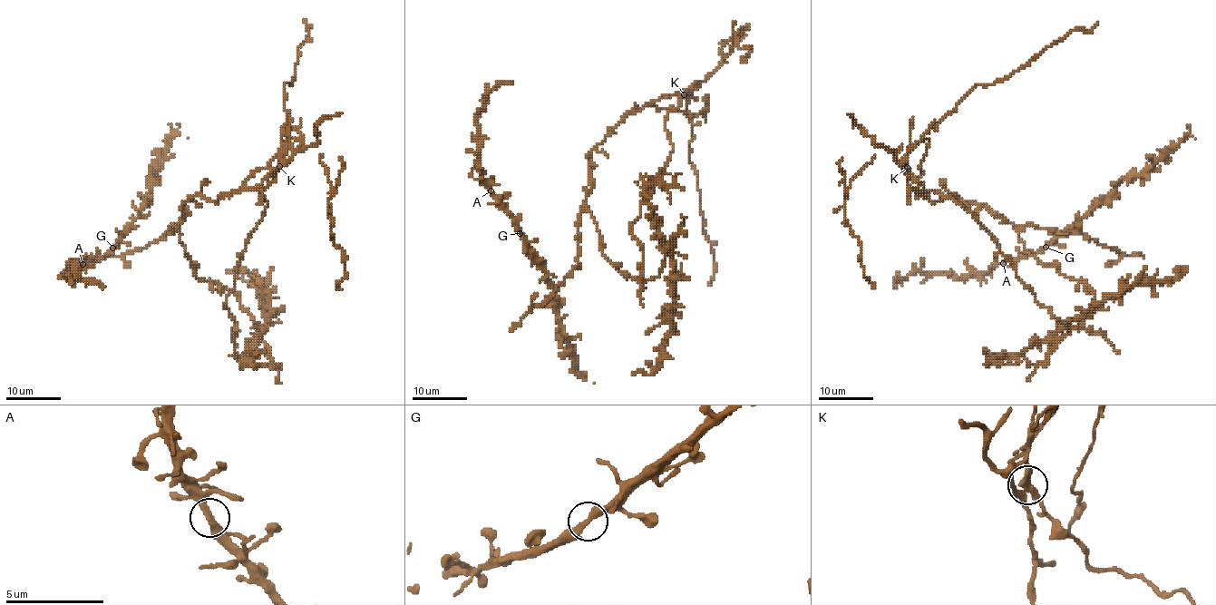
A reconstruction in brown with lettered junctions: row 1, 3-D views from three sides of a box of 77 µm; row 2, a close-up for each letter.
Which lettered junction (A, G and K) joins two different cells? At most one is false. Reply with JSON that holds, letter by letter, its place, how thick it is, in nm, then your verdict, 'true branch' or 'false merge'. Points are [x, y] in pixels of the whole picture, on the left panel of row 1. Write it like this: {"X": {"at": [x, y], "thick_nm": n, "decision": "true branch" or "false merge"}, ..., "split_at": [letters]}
{"A": {"at": [82, 264], "thick_nm": 360, "decision": "true branch"}, "G": {"at": [112, 248], "thick_nm": 360, "decision": "true branch"}, "K": {"at": [279, 166], "thick_nm": 380, "decision": "false merge"}, "split_at": ["K"]}

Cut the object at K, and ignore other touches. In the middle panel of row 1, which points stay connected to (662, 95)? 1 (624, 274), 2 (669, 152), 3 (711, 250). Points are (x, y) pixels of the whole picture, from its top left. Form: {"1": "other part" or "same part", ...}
{"1": "same part", "2": "other part", "3": "same part"}

